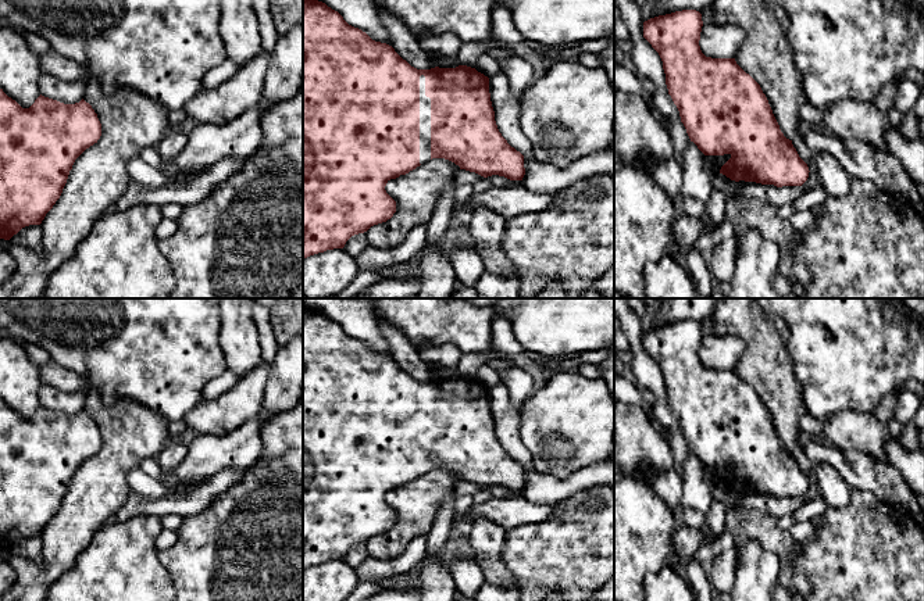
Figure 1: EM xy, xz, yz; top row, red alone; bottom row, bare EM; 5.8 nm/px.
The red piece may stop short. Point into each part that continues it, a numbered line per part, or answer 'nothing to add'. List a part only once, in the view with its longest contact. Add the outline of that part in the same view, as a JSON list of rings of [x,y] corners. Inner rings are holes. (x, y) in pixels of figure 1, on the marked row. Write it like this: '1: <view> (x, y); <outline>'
1: xz (424, 102); [[[420,76],[420,164],[431,161],[431,99],[425,96],[425,76]]]

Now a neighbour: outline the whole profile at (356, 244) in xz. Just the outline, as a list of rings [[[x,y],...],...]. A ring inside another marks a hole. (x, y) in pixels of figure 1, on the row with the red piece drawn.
[[[354,235],[352,236],[346,244],[345,244],[345,250],[352,255],[352,257],[357,257],[360,255],[365,248],[368,247],[368,240],[364,235]]]

